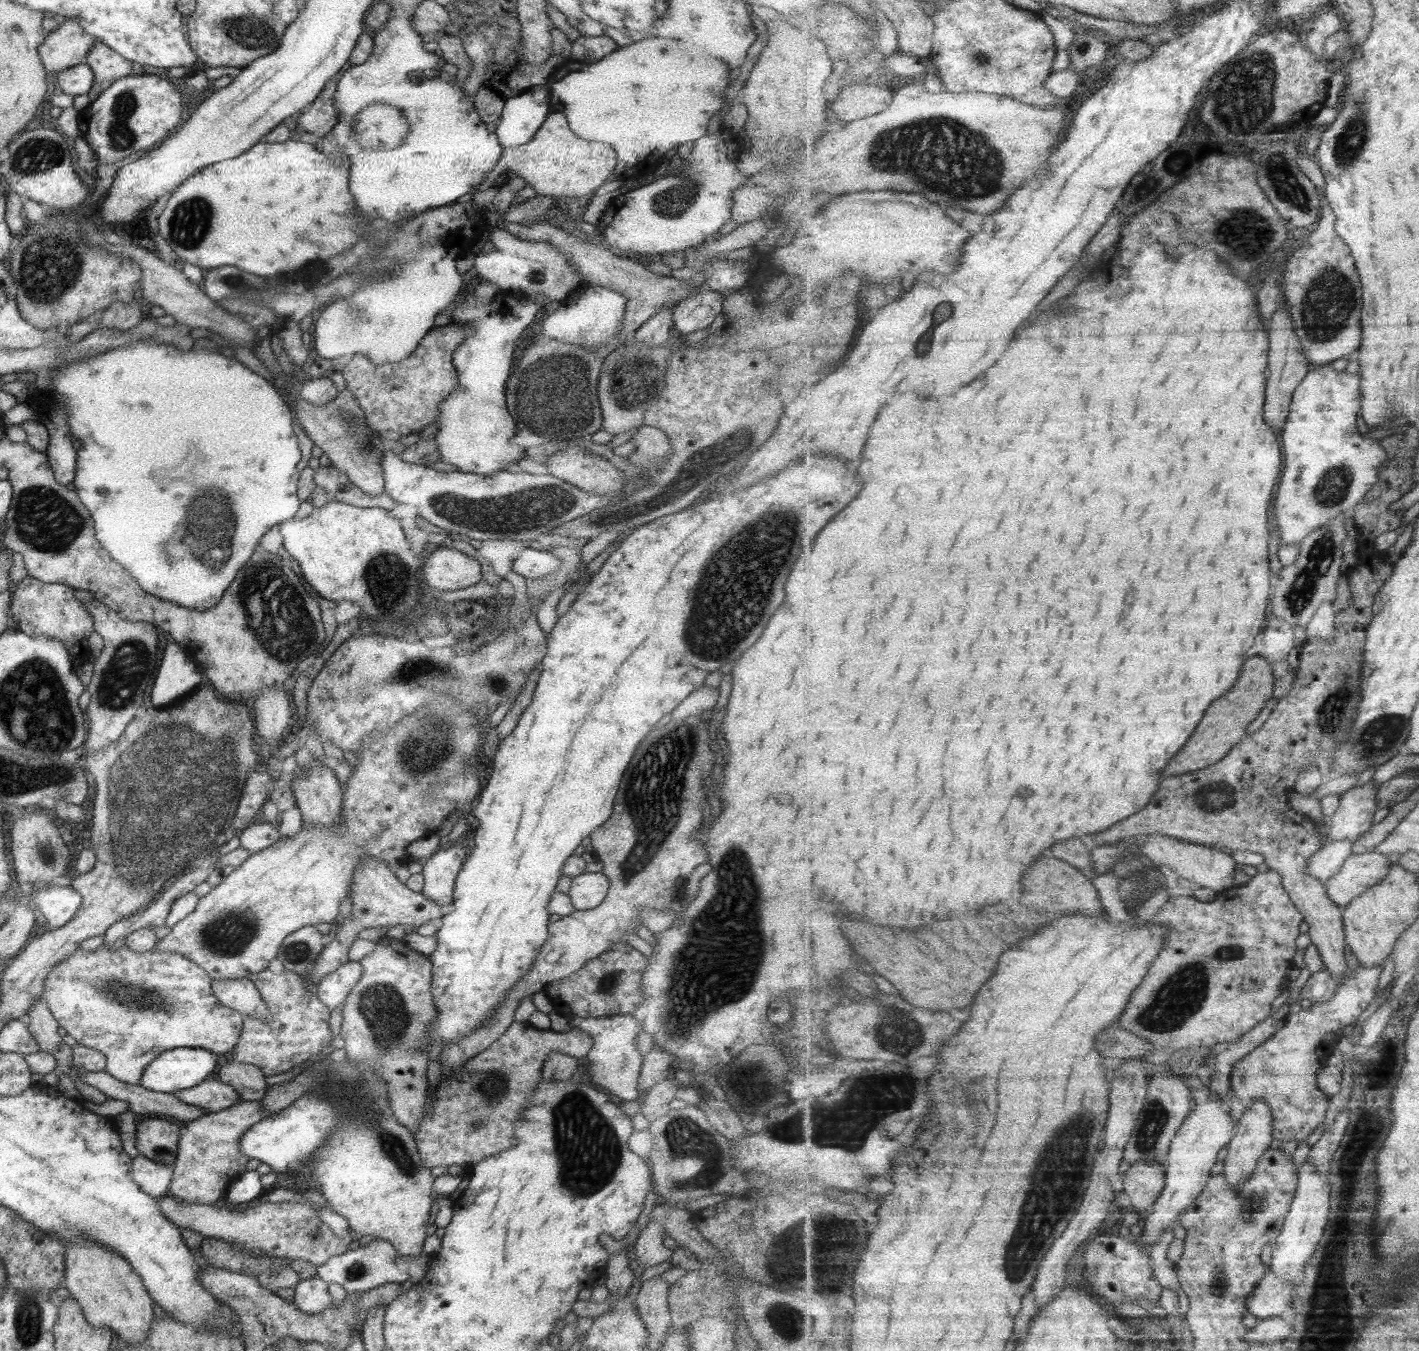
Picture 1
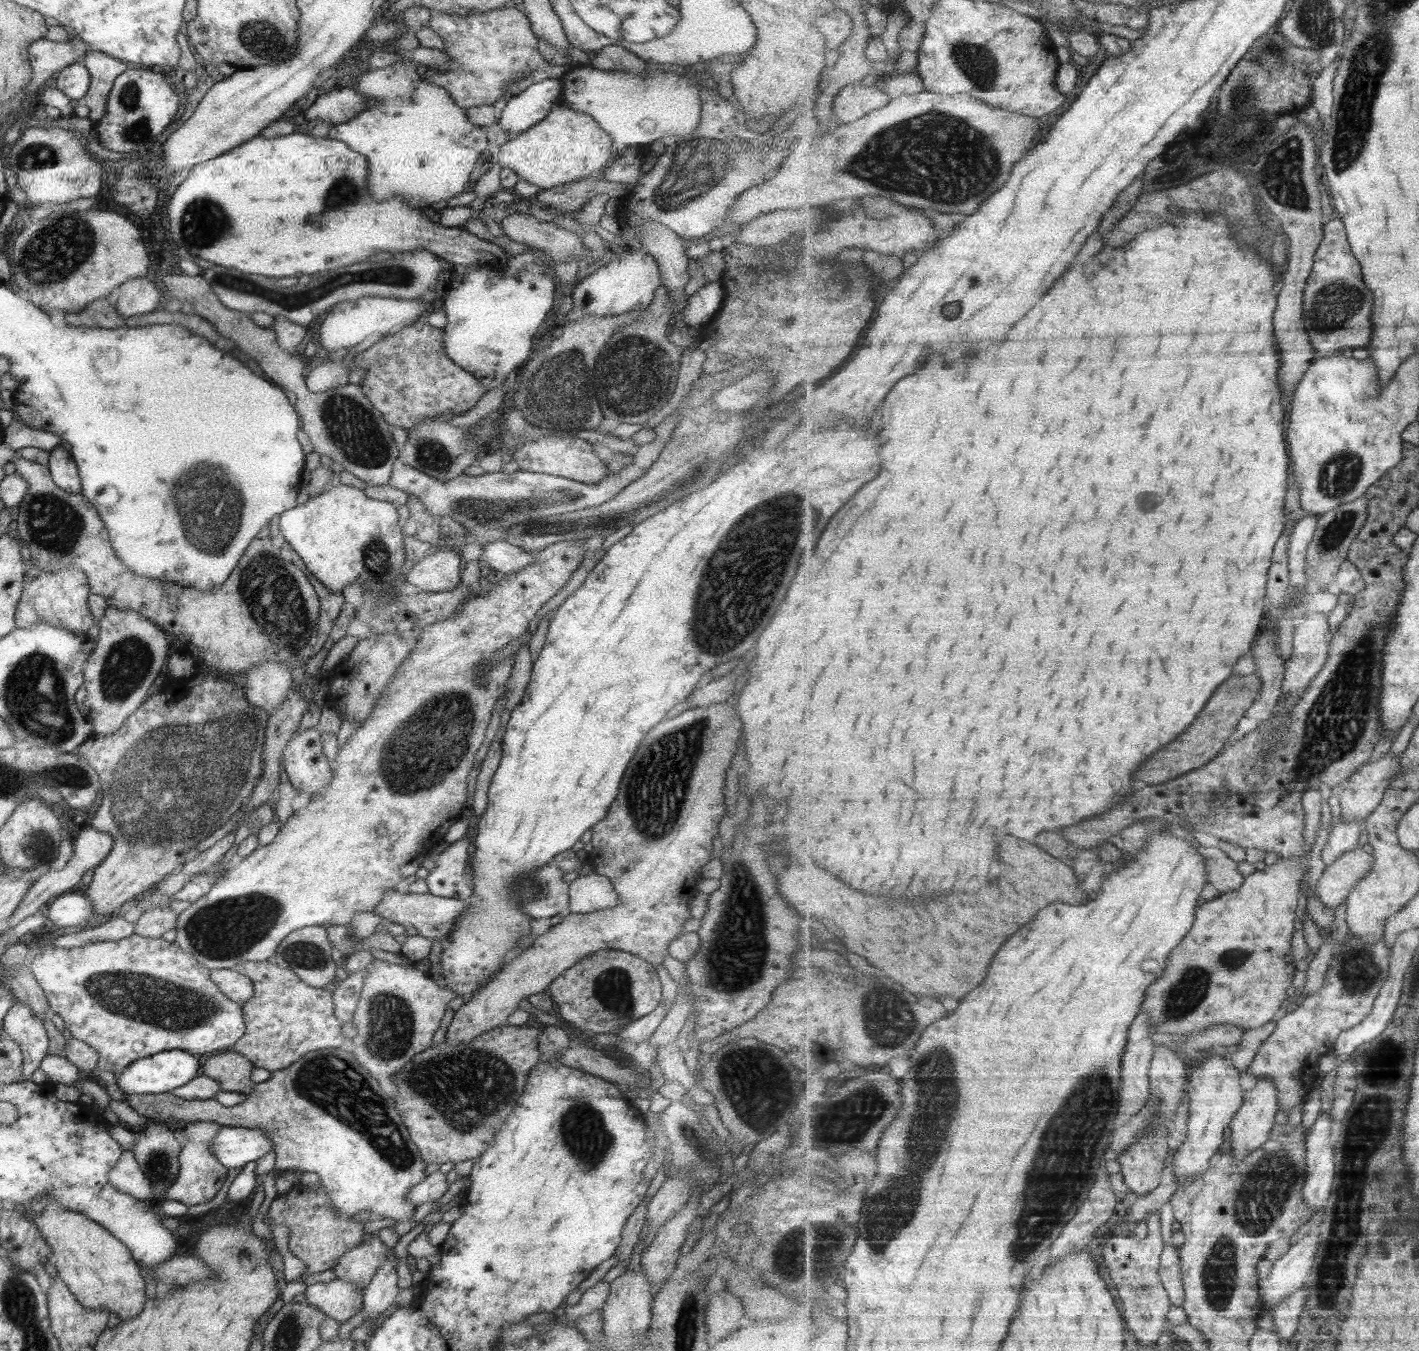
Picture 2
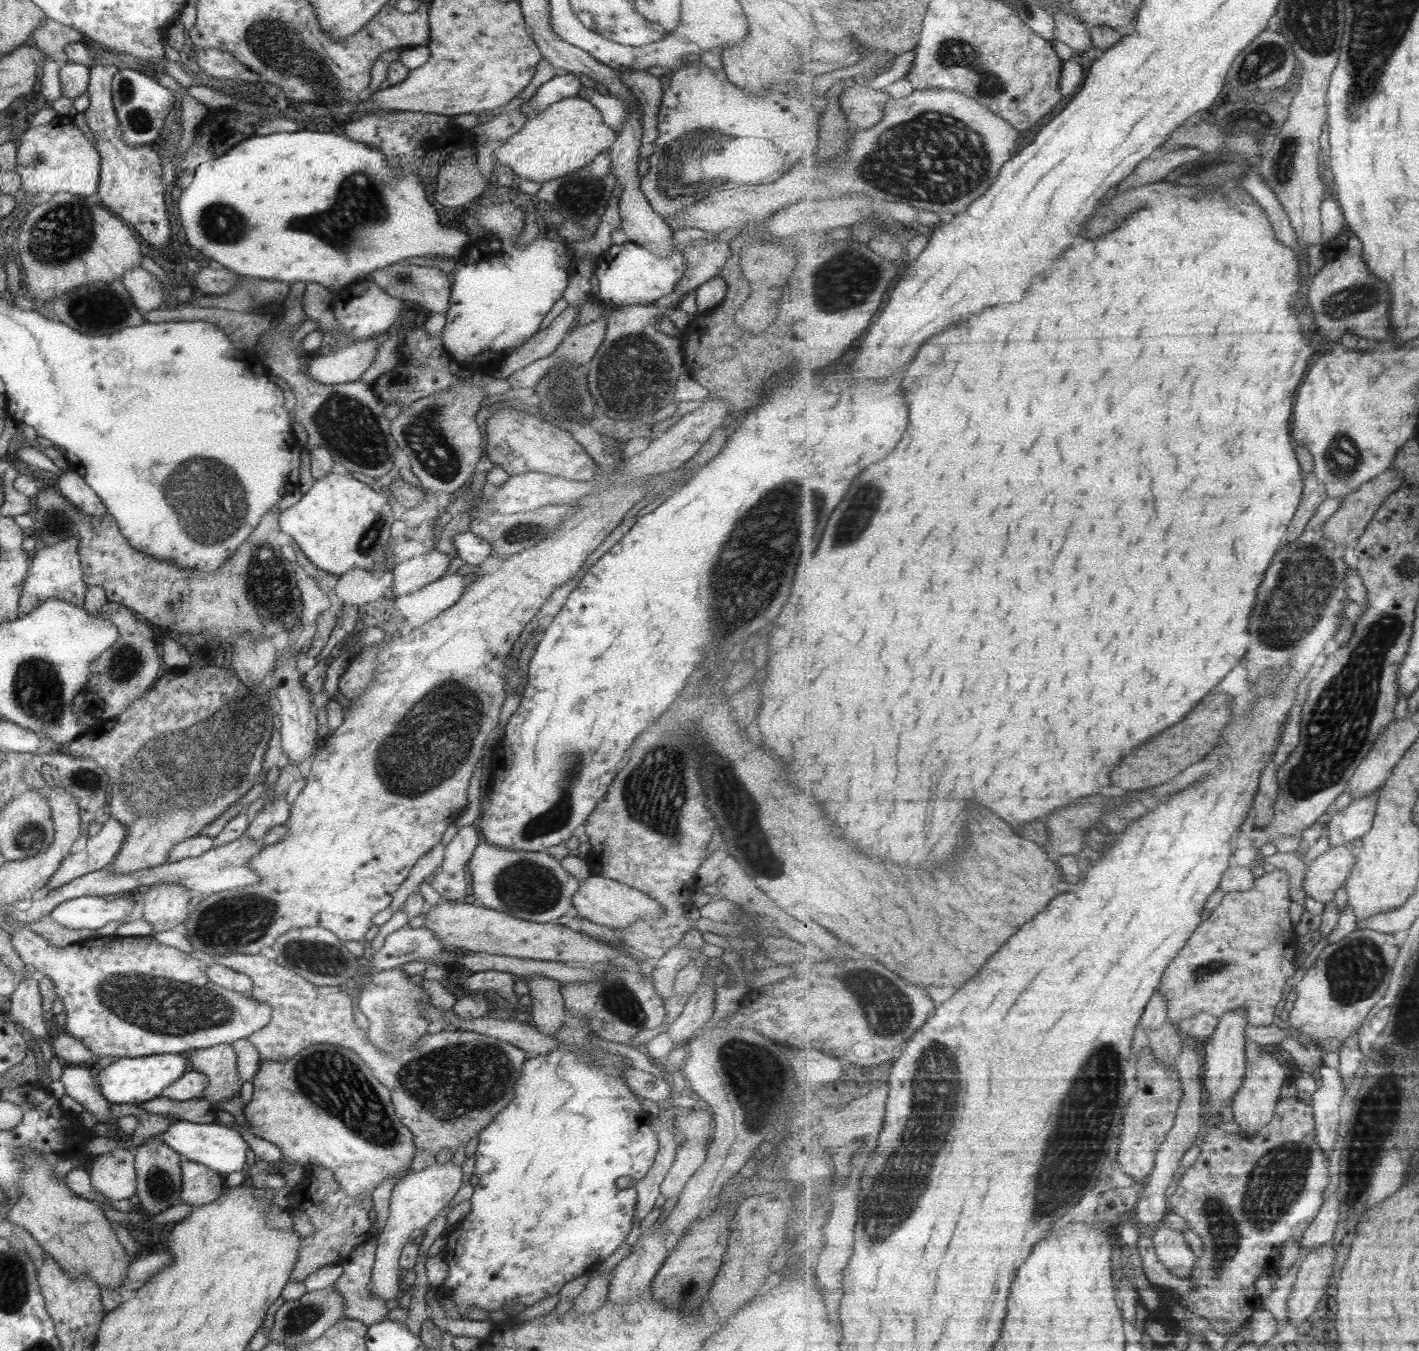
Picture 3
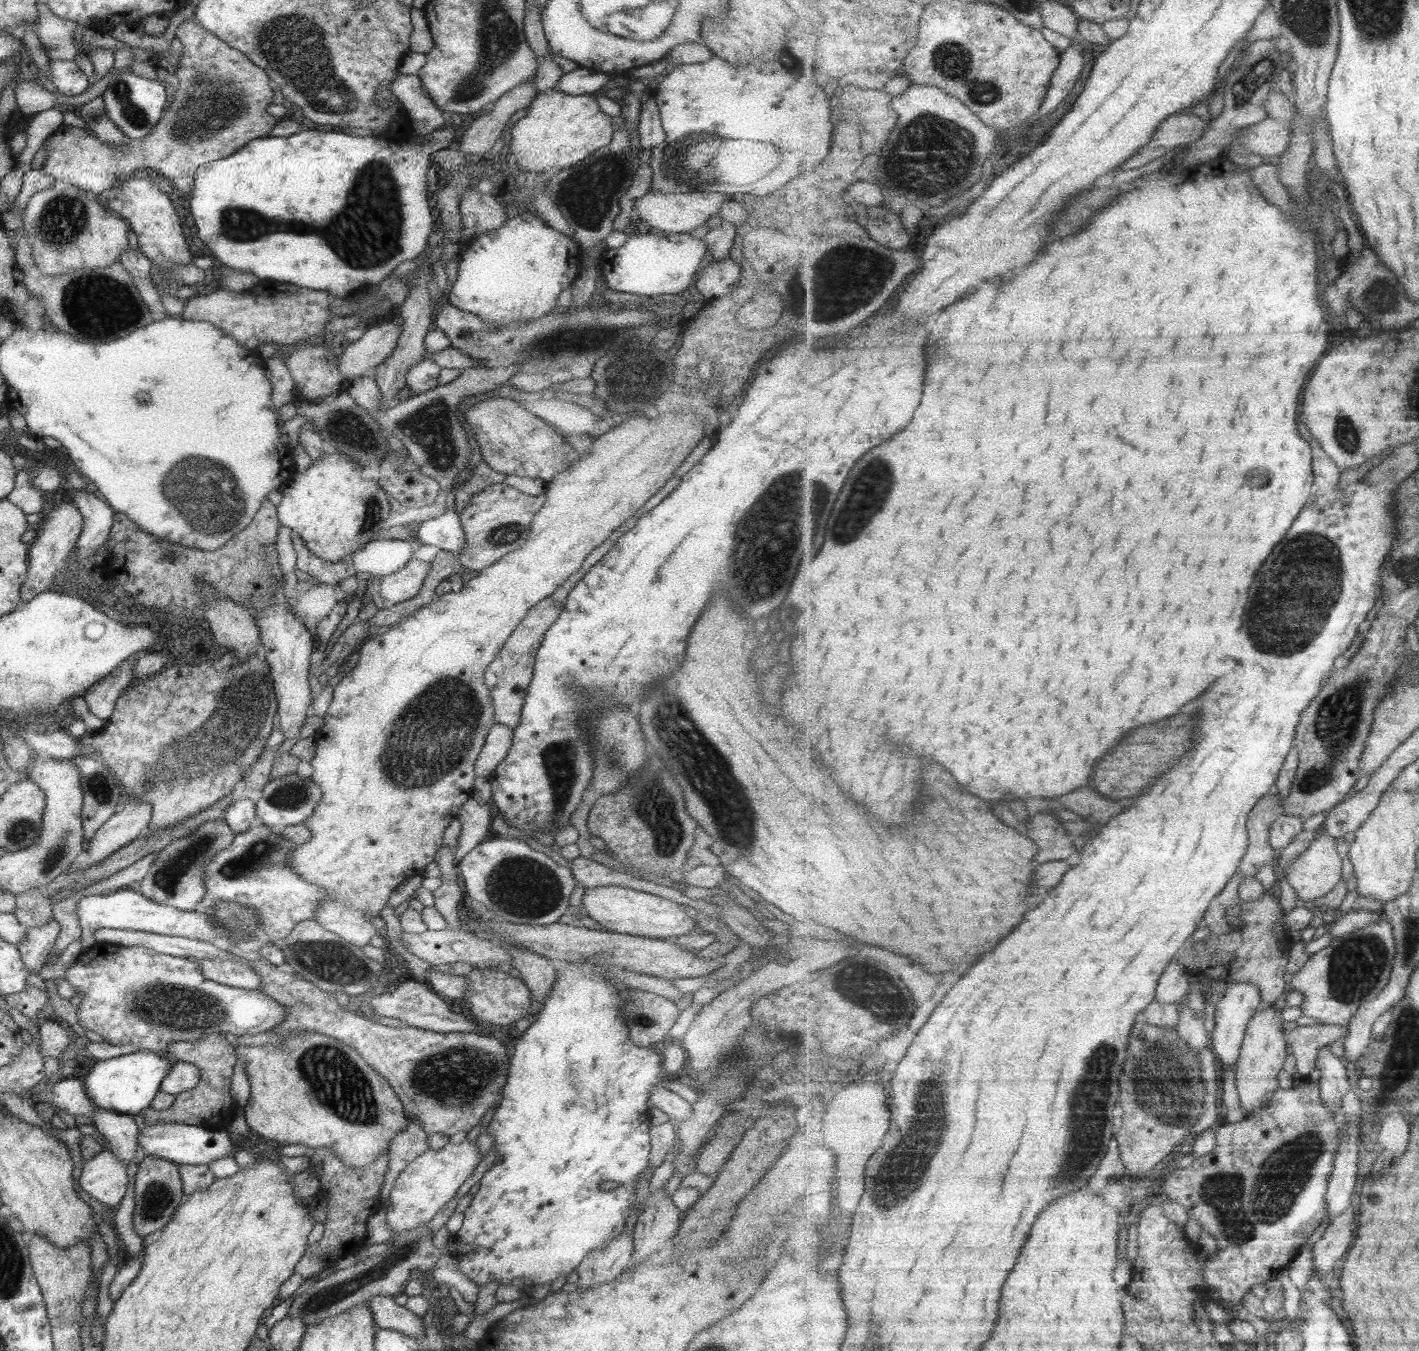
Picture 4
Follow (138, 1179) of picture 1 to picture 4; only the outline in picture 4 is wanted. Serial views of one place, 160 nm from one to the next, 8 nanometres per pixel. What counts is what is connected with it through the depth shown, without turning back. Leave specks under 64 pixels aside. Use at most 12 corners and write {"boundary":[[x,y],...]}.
{"boundary":[[107,1147],[82,1164],[84,1193],[111,1209],[129,1182]]}

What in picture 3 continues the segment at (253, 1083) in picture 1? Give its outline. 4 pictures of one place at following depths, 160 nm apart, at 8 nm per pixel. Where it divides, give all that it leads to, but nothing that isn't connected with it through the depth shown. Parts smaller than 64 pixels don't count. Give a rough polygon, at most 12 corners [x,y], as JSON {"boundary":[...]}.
{"boundary":[[229,1044],[185,1054],[206,1076],[202,1099],[239,1095],[237,1055]]}

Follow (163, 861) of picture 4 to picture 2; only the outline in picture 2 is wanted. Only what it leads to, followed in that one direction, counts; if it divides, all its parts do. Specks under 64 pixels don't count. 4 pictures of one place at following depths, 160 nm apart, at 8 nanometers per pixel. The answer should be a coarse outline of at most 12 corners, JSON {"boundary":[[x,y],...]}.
{"boundary":[[168,905],[143,912],[133,935],[160,938],[174,928],[177,914]]}

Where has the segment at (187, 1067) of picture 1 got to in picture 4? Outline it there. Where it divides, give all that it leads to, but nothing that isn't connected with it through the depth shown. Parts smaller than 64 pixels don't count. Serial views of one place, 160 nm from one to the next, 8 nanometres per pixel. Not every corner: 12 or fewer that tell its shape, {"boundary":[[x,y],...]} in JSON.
{"boundary":[[136,1051],[97,1061],[83,1080],[93,1105],[134,1115],[172,1060]]}

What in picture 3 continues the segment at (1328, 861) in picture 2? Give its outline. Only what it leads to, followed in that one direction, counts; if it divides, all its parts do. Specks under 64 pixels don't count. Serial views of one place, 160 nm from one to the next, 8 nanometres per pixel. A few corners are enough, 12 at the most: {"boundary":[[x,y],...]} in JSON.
{"boundary":[[1381,789],[1329,815],[1329,844],[1347,845],[1373,828]]}

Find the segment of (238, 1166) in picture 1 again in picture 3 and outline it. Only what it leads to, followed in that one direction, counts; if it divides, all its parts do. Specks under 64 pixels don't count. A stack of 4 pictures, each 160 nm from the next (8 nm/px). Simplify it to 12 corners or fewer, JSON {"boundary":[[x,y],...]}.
{"boundary":[[180,1161],[178,1202],[195,1207],[219,1199],[224,1176]]}

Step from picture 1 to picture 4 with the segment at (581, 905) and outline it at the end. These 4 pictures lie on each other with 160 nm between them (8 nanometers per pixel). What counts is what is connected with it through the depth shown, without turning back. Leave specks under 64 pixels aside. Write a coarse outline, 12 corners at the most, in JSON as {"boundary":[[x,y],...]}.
{"boundary":[[620,886],[584,889],[605,931],[670,940],[695,924],[679,904]]}

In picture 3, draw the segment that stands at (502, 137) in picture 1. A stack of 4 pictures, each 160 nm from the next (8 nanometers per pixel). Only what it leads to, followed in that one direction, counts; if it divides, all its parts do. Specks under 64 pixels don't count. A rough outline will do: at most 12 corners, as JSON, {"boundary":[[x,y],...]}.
{"boundary":[[575,74],[554,76],[519,105],[526,118],[554,102],[575,97]]}

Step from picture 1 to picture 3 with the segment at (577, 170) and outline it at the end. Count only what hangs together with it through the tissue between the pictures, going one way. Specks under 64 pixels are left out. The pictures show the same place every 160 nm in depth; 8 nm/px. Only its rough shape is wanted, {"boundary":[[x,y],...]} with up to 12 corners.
{"boundary":[[575,96],[527,118],[493,154],[543,183],[588,165],[616,135]]}

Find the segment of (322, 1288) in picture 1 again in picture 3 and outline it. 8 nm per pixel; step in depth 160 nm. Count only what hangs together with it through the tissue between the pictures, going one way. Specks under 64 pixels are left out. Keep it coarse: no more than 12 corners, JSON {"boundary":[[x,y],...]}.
{"boundary":[[376,1238],[357,1246],[332,1287],[341,1318],[383,1322],[385,1300],[369,1291]]}

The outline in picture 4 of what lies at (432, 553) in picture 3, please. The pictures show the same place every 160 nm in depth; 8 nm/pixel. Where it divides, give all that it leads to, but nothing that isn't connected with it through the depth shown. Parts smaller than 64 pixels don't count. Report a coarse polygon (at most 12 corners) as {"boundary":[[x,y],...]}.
{"boundary":[[413,559],[381,578],[387,605],[413,598],[431,563]]}

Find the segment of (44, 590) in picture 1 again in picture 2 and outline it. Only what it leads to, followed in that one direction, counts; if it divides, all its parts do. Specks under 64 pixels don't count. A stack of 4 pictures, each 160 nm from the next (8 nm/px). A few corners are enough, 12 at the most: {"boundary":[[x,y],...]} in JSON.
{"boundary":[[74,566],[28,568],[14,626],[86,634],[87,579]]}

